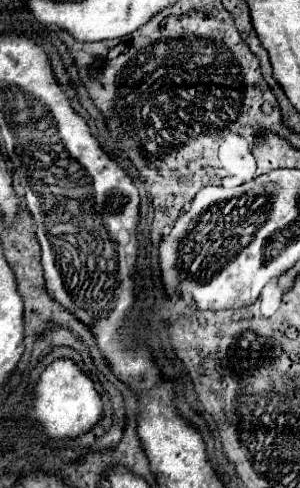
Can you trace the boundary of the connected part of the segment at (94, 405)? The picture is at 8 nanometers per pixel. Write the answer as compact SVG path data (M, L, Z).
M58 359L52 365L48 365L40 375L40 381L36 383L36 391L38 397L34 401L34 409L26 417L40 423L48 437L56 439L78 437L90 431L100 421L102 415L100 395L96 393L92 379L70 359Z

